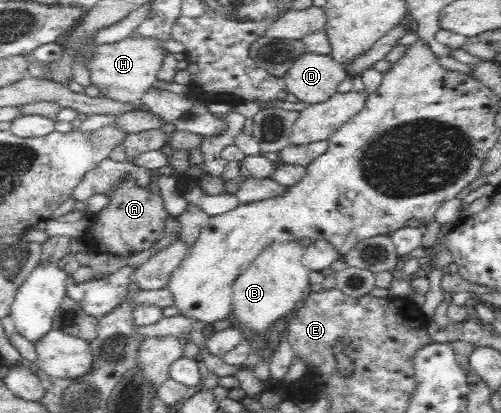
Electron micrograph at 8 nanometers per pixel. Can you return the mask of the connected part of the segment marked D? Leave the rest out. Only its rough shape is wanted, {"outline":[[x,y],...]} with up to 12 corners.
{"outline":[[307,52],[283,80],[289,93],[326,102],[348,75],[330,55]]}

